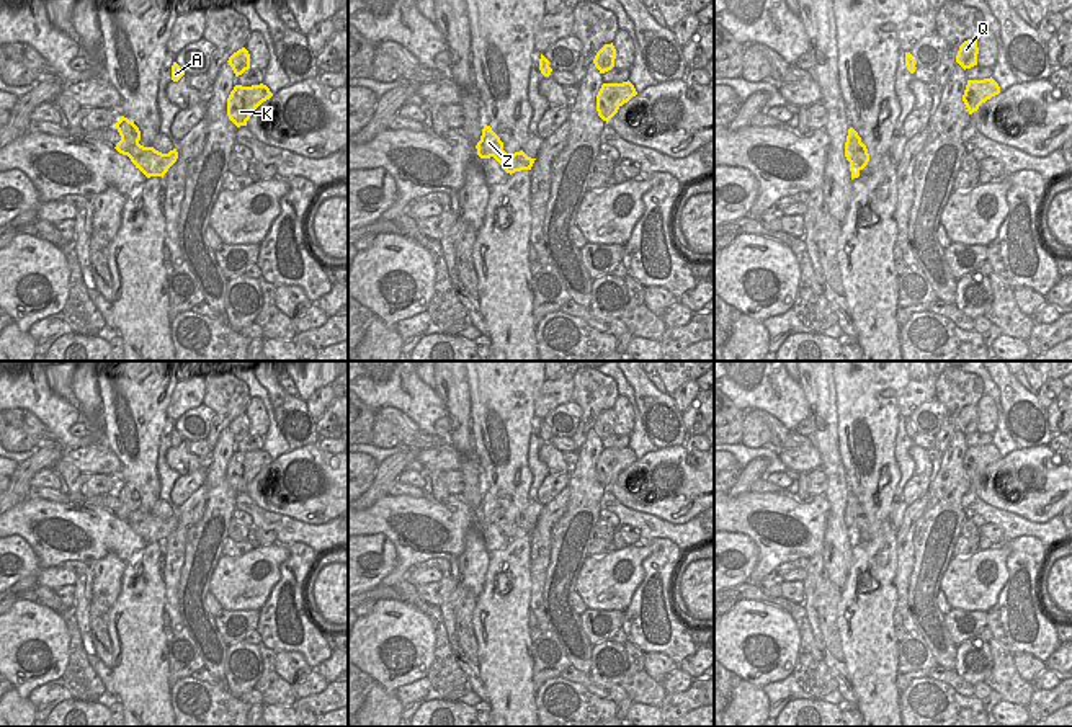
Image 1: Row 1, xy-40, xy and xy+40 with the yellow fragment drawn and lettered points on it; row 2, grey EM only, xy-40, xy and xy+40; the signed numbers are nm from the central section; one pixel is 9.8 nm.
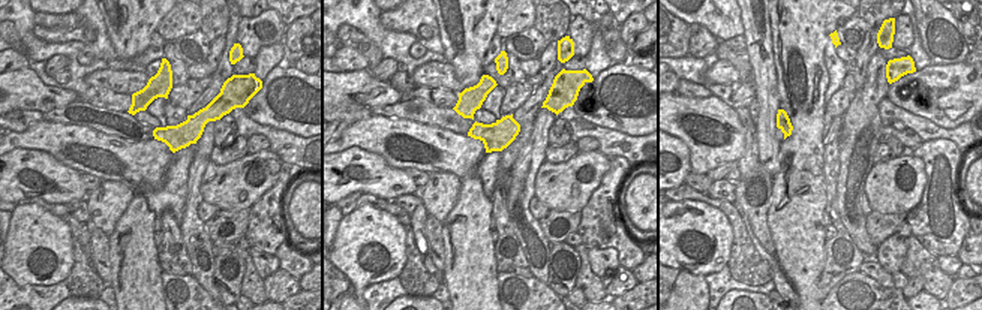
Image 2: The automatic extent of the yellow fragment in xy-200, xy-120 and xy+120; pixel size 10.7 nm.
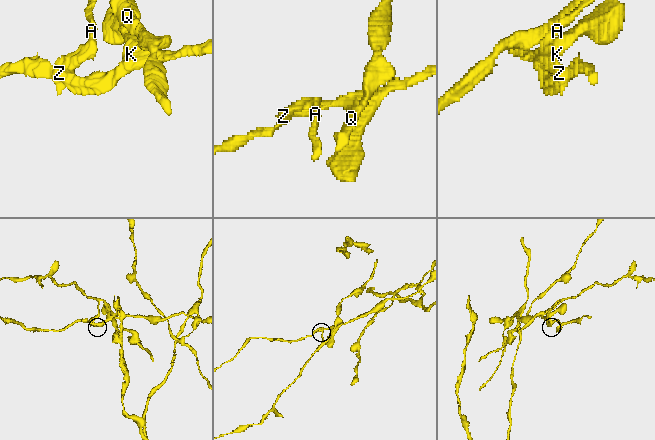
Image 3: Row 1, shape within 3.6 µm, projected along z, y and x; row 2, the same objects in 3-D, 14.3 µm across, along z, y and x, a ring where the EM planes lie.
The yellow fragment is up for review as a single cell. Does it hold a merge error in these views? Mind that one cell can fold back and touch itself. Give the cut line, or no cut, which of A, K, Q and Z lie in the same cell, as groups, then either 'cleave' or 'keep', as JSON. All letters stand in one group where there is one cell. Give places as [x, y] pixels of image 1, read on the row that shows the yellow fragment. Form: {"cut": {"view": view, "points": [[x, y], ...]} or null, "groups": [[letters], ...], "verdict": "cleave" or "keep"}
{"cut": {"view": "xy+40", "points": [[860, 139], [855, 149], [855, 160], [850, 164]]}, "groups": [["A", "Q", "Z"], ["K"]], "verdict": "cleave"}

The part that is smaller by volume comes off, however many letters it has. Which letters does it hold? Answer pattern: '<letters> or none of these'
A, Q, Z

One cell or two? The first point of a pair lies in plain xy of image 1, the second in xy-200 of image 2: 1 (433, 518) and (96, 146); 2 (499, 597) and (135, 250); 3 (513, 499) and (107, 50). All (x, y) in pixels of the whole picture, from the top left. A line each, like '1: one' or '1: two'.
1: one
2: one
3: two

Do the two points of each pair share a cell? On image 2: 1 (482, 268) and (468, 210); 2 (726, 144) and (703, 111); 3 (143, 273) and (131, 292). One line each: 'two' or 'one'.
1: one
2: one
3: one

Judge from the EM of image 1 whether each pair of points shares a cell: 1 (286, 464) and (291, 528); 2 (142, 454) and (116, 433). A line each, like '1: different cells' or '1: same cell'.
1: different cells
2: same cell

